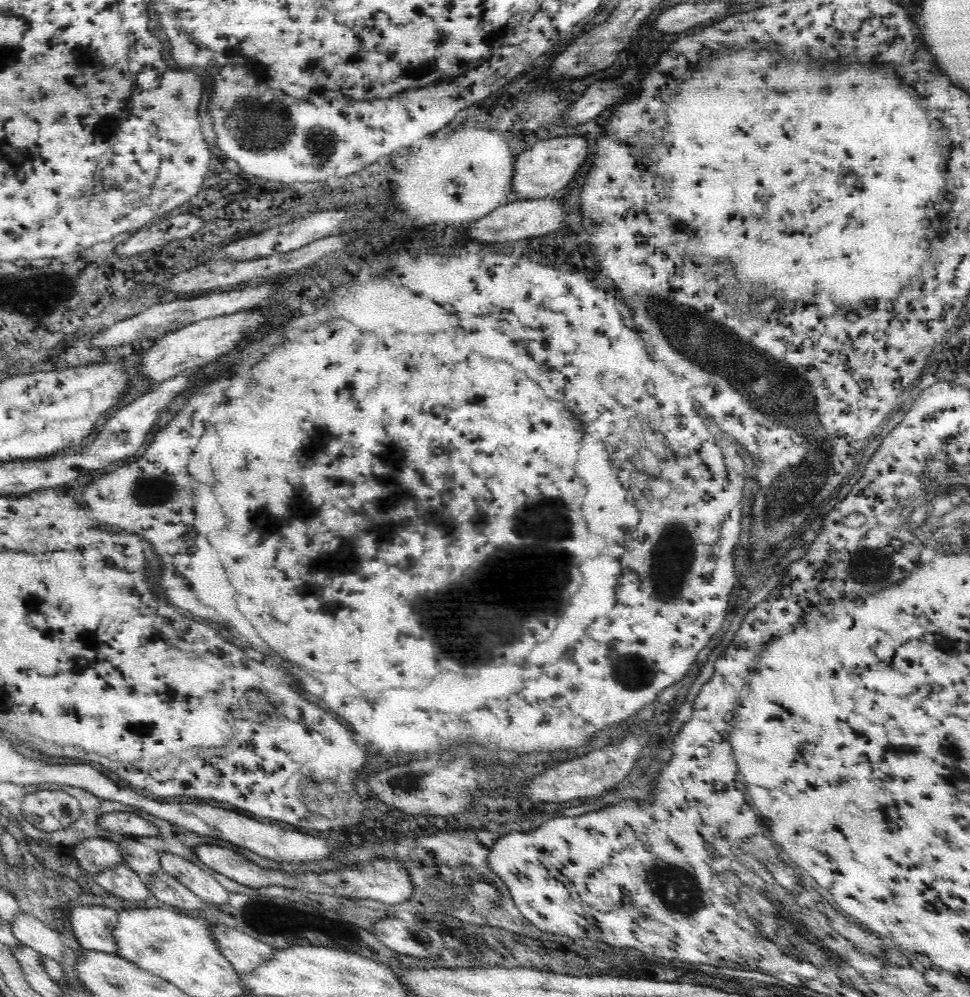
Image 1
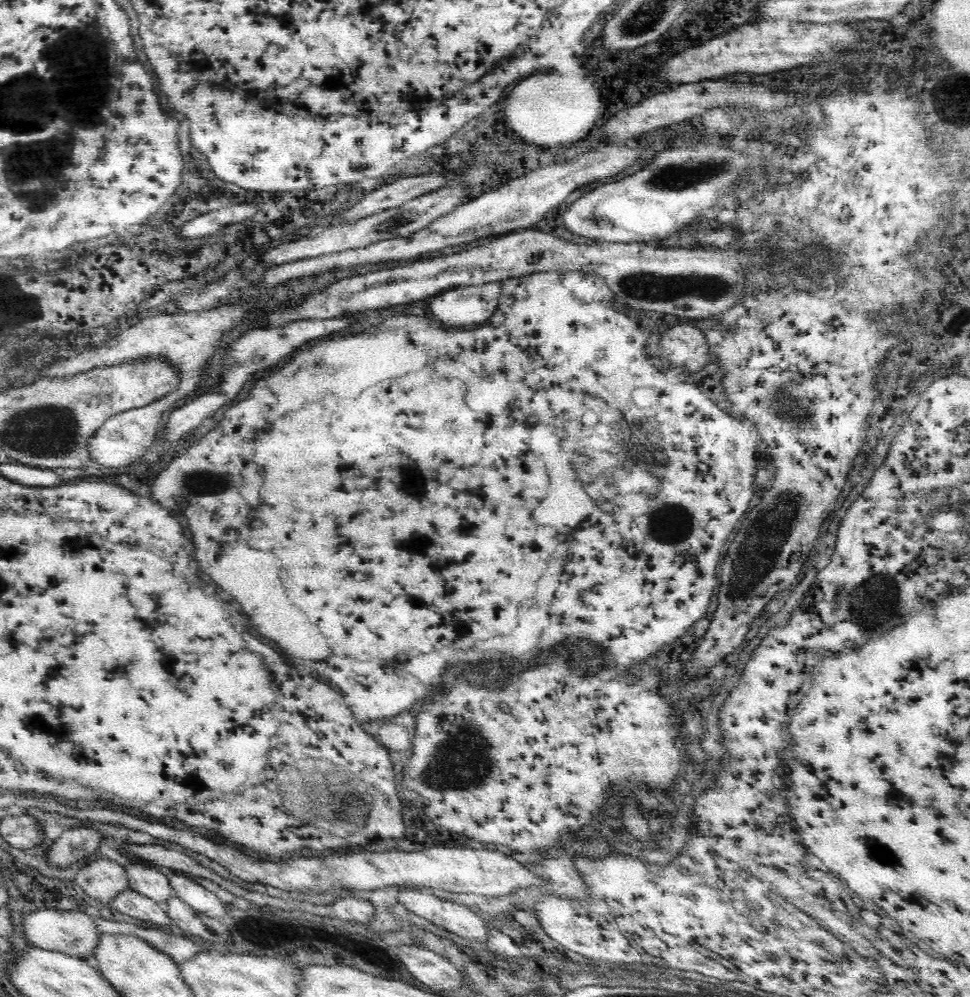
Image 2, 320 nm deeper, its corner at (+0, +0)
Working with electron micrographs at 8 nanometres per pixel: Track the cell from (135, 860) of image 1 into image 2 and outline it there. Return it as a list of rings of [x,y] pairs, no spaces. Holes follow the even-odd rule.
[[[130,862],[125,866],[129,886],[133,892],[140,896],[146,896],[154,903],[166,906],[168,900],[174,897],[169,877],[158,872],[152,867],[146,867],[146,864],[141,862]]]

